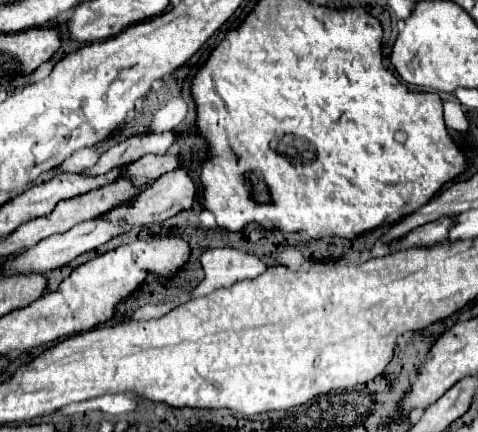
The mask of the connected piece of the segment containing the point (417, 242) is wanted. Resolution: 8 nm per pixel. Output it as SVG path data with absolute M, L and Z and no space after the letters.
M441 217L433 223L413 229L409 235L399 239L395 245L401 247L423 247L423 245L437 245L449 237L449 229L453 225L453 217Z

